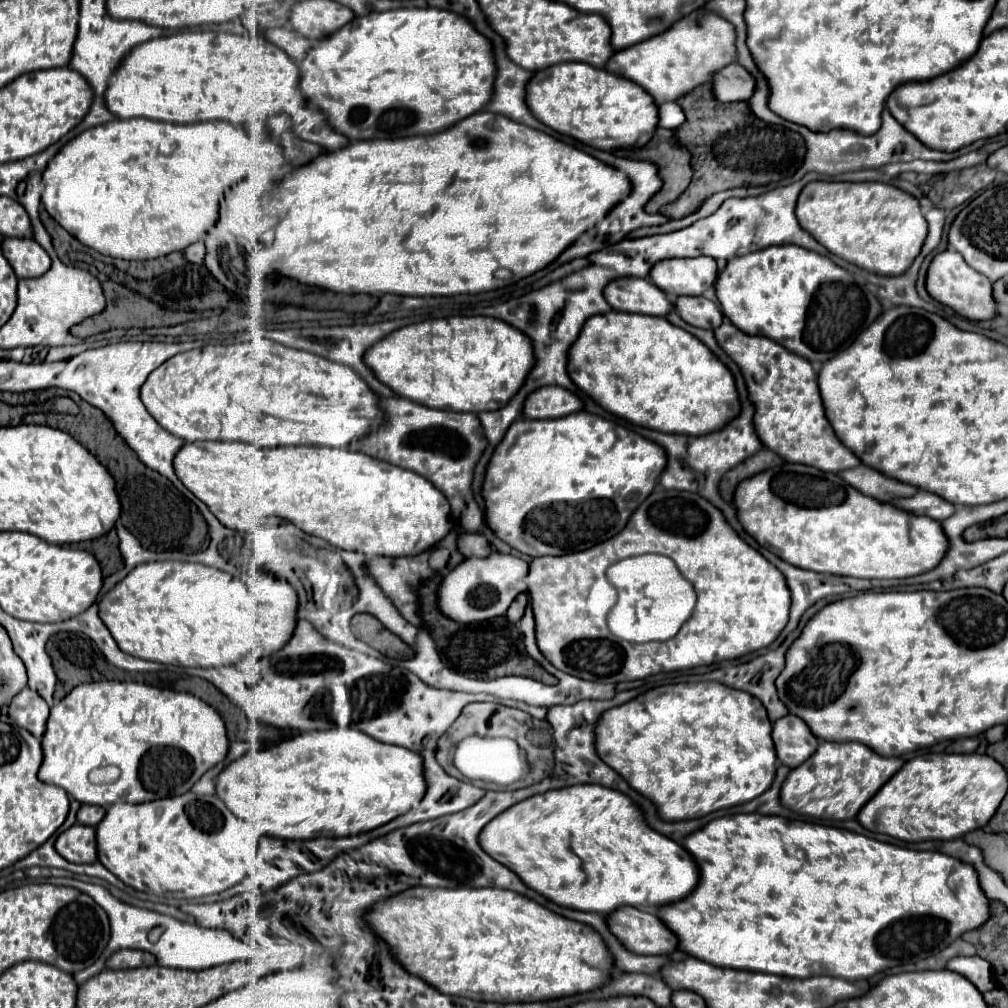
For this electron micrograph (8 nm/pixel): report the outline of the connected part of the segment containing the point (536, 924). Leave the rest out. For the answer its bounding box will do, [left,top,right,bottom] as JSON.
[367,887,615,1003]

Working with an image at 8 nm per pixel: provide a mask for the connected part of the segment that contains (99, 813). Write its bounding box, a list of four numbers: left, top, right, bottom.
[77,805,105,827]

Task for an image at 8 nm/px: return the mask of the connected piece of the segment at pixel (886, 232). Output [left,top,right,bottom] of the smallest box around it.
[797,181,927,275]

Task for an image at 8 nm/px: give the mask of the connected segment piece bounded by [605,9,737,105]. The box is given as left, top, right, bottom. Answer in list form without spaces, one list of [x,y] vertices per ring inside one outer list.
[[[699,9],[679,19],[671,31],[663,31],[663,35],[655,35],[643,43],[615,51],[605,69],[635,81],[661,105],[677,101],[701,83],[709,83],[715,71],[727,67],[727,63],[735,63],[735,55],[735,27],[731,27],[731,23],[721,15]]]

